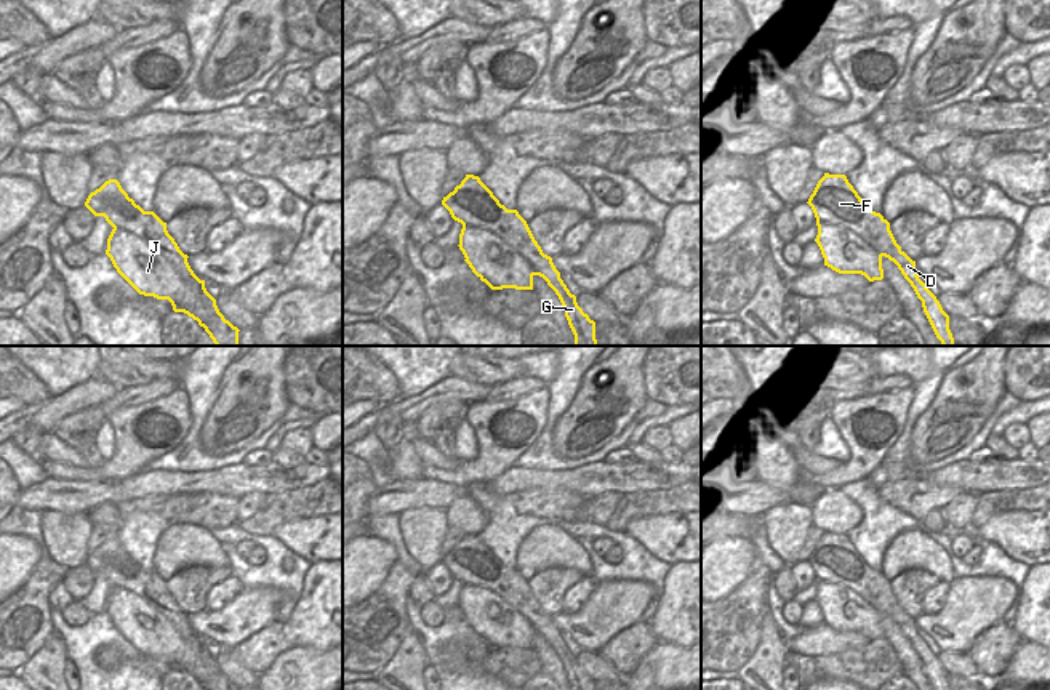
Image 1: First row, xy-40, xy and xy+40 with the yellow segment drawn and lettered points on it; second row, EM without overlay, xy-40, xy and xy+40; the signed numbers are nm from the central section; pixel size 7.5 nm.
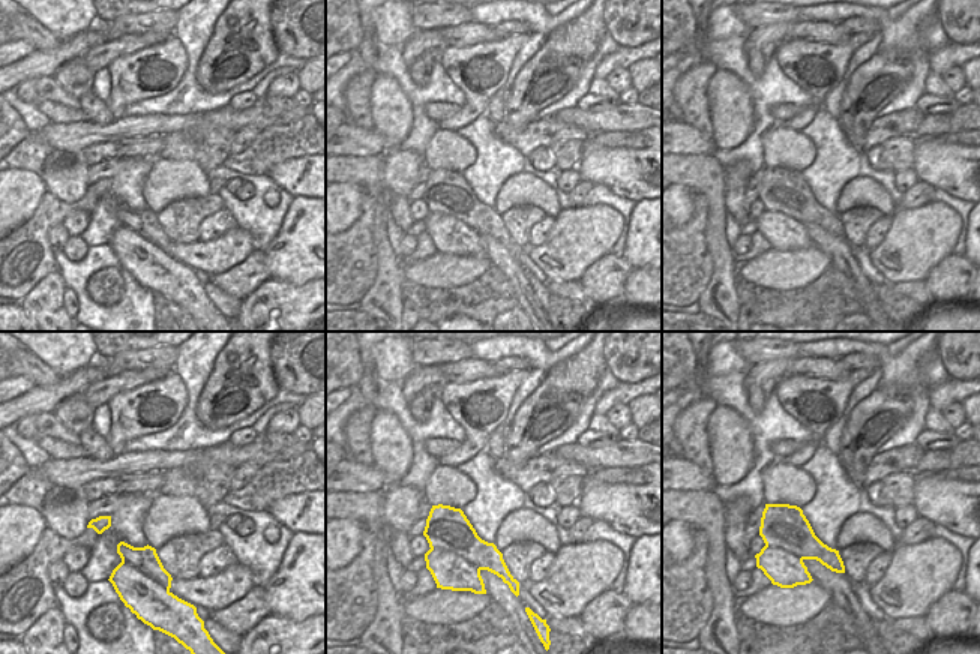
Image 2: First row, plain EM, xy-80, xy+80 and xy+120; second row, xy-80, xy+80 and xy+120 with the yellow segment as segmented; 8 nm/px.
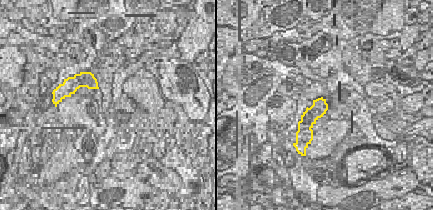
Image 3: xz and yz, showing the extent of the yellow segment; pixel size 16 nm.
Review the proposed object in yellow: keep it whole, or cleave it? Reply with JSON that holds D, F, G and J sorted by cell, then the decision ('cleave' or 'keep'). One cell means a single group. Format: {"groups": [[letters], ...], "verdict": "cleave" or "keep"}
{"groups": [["D", "G", "J"], ["F"]], "verdict": "cleave"}

